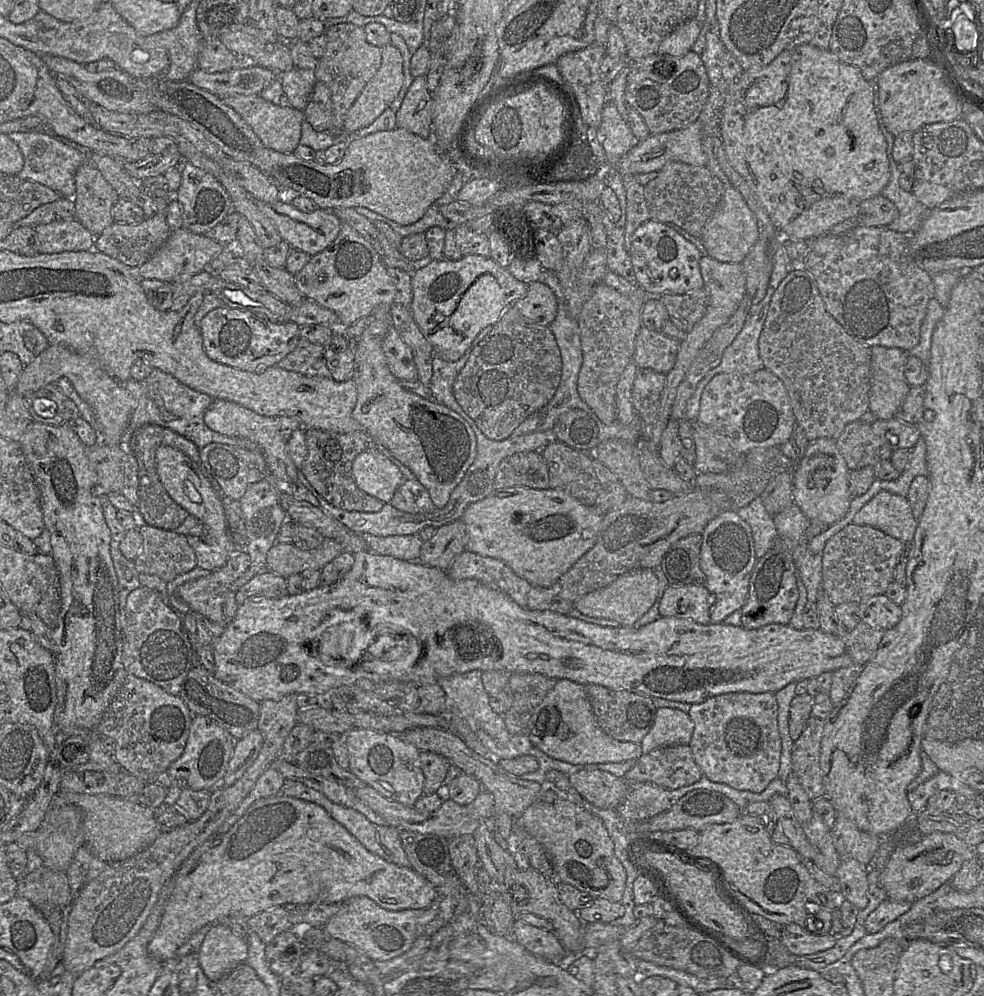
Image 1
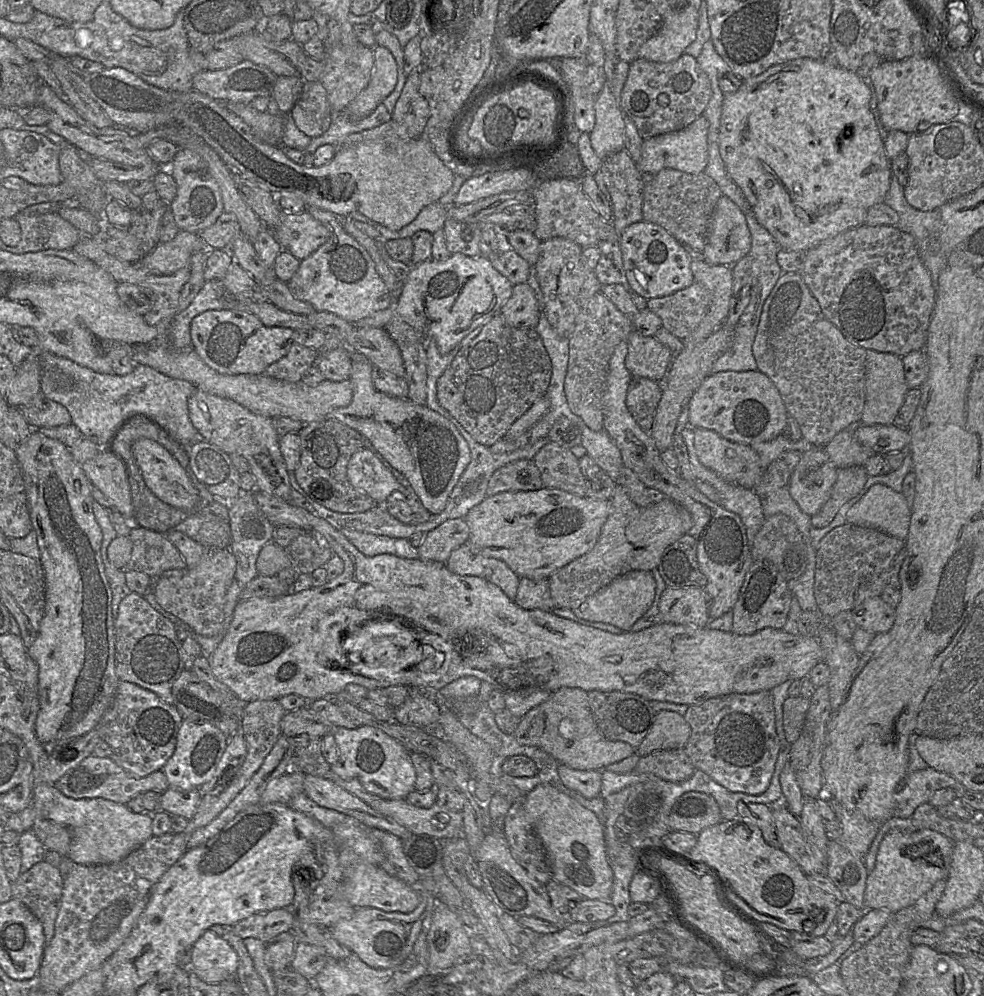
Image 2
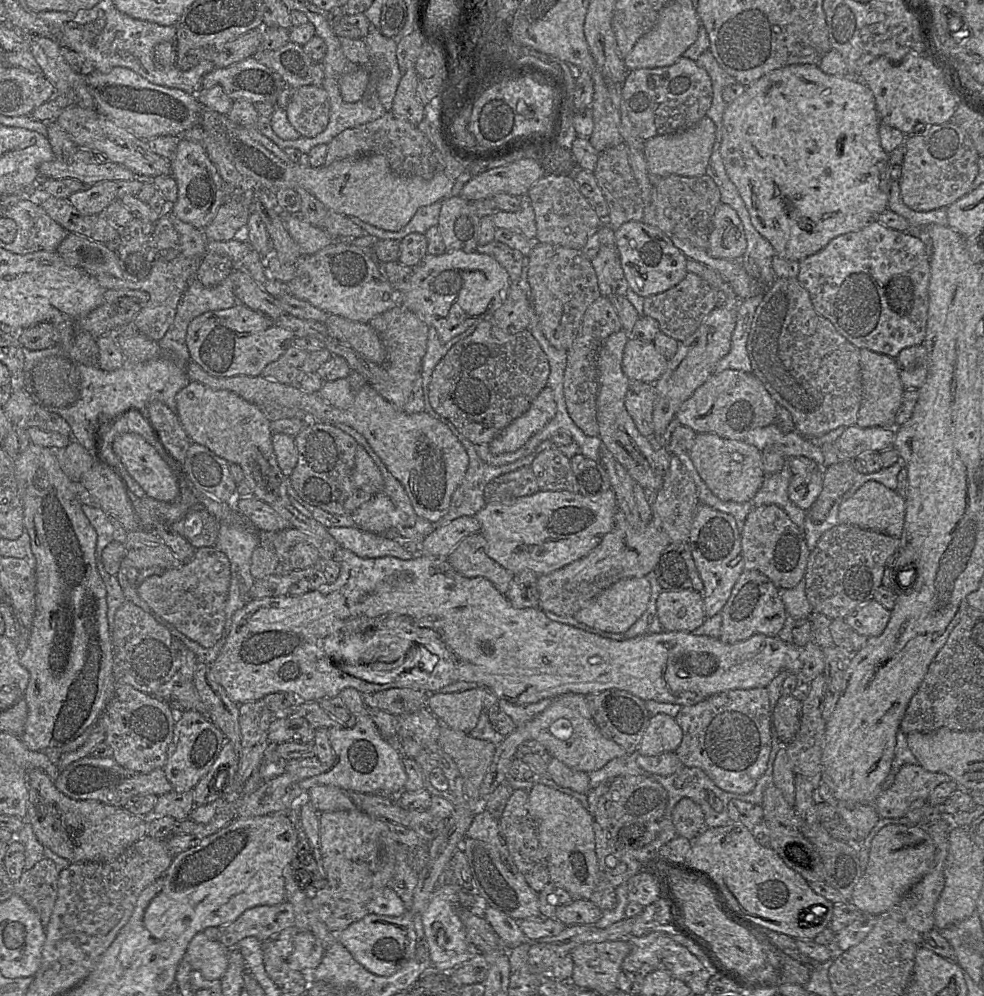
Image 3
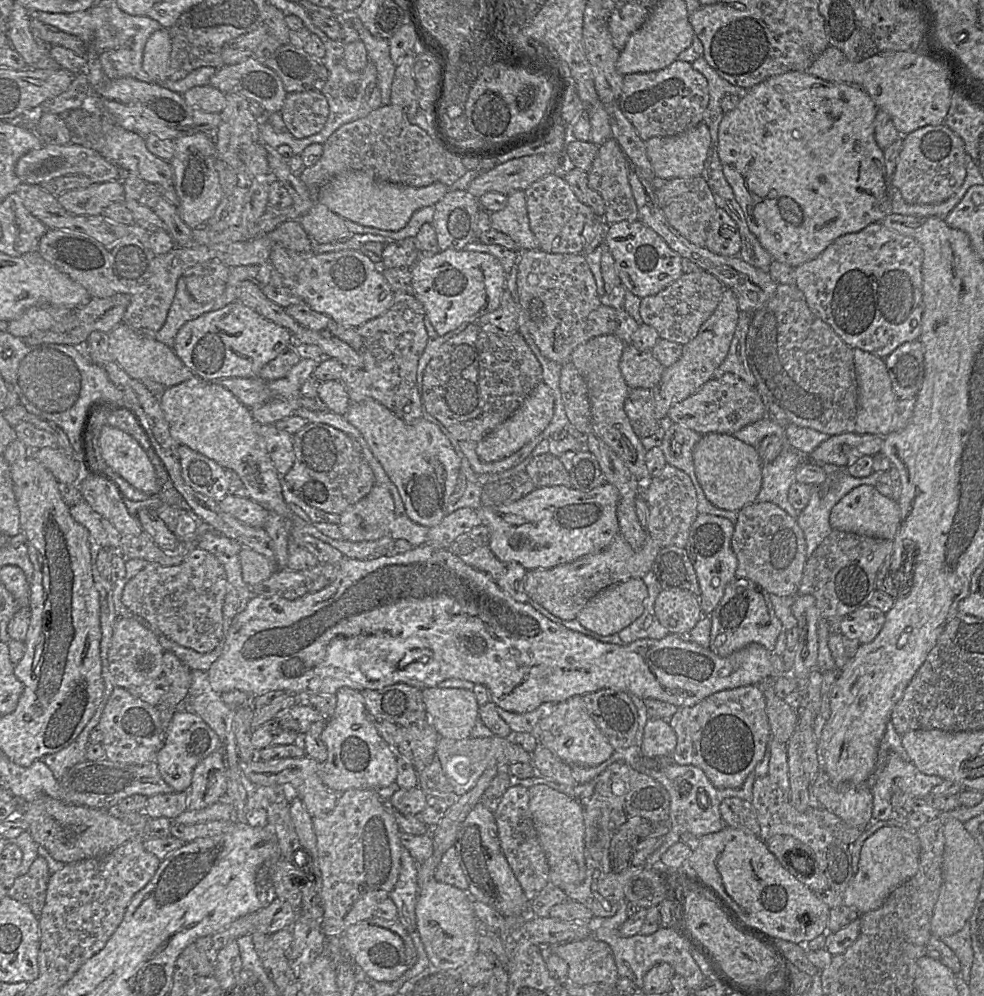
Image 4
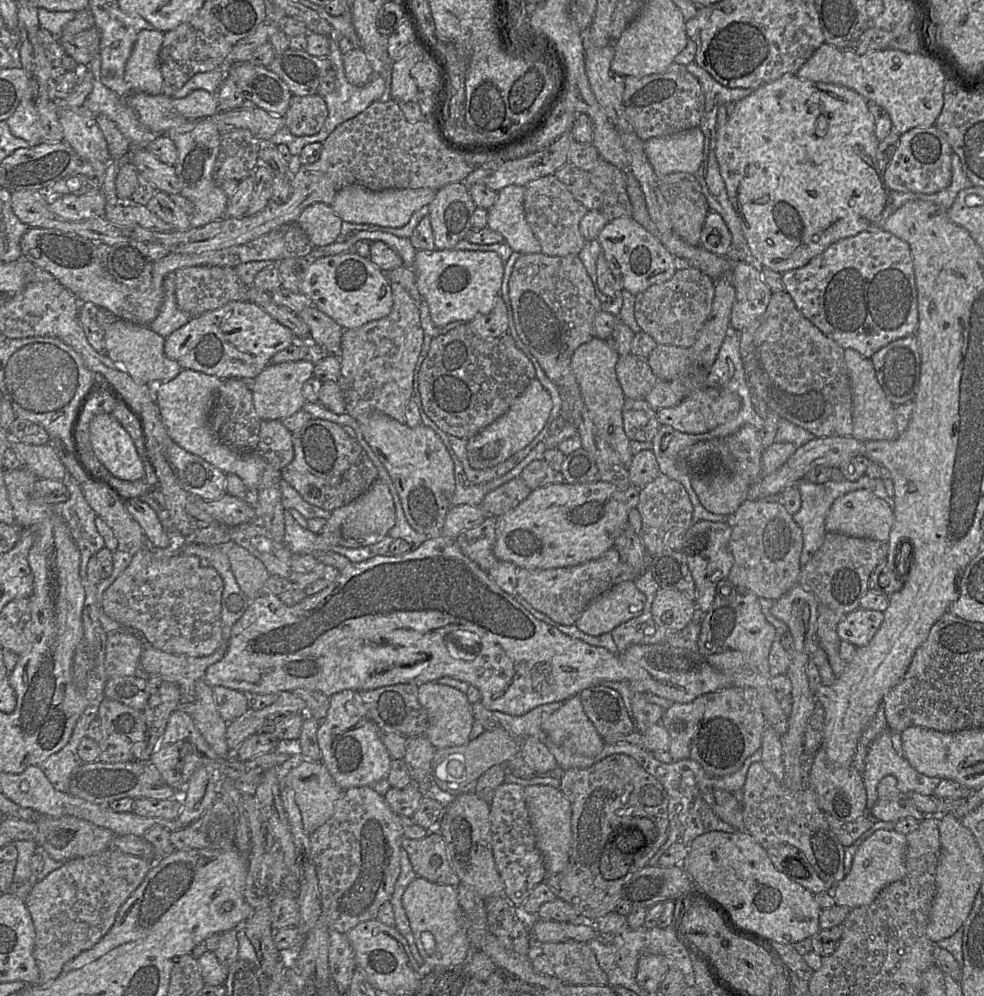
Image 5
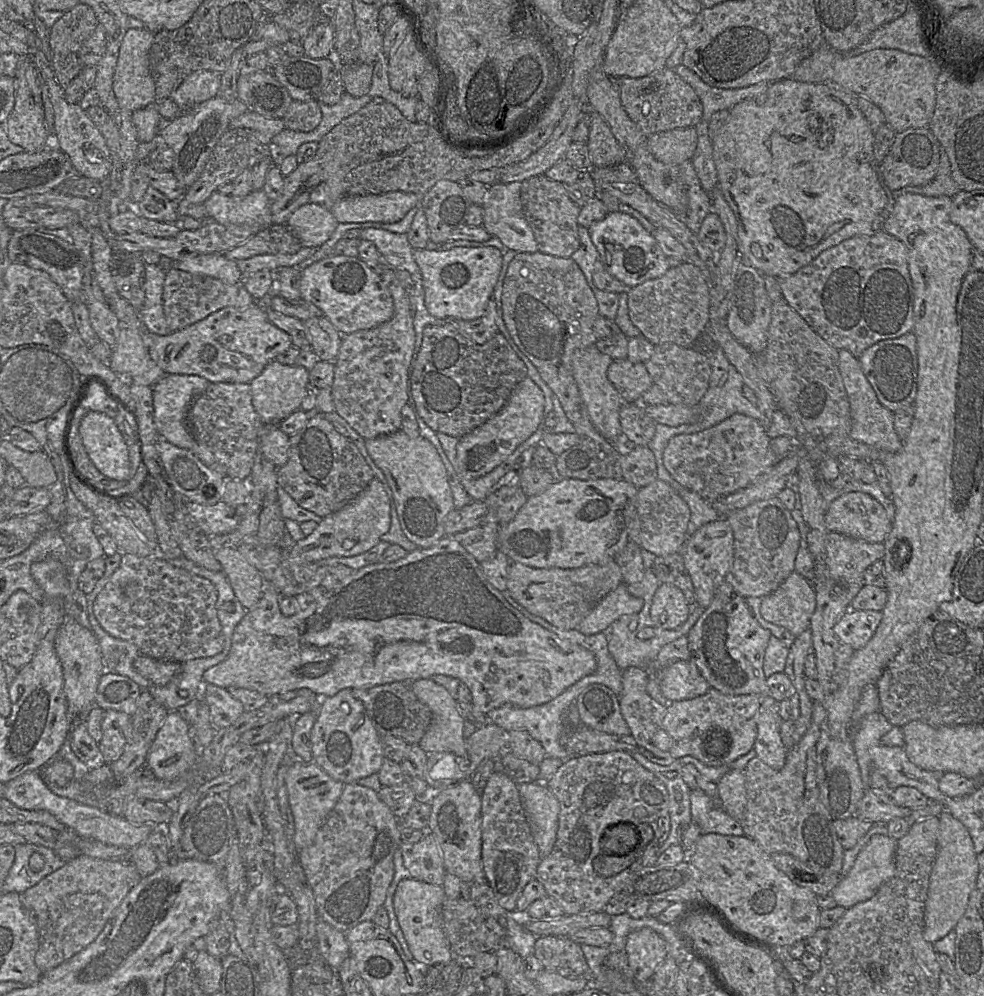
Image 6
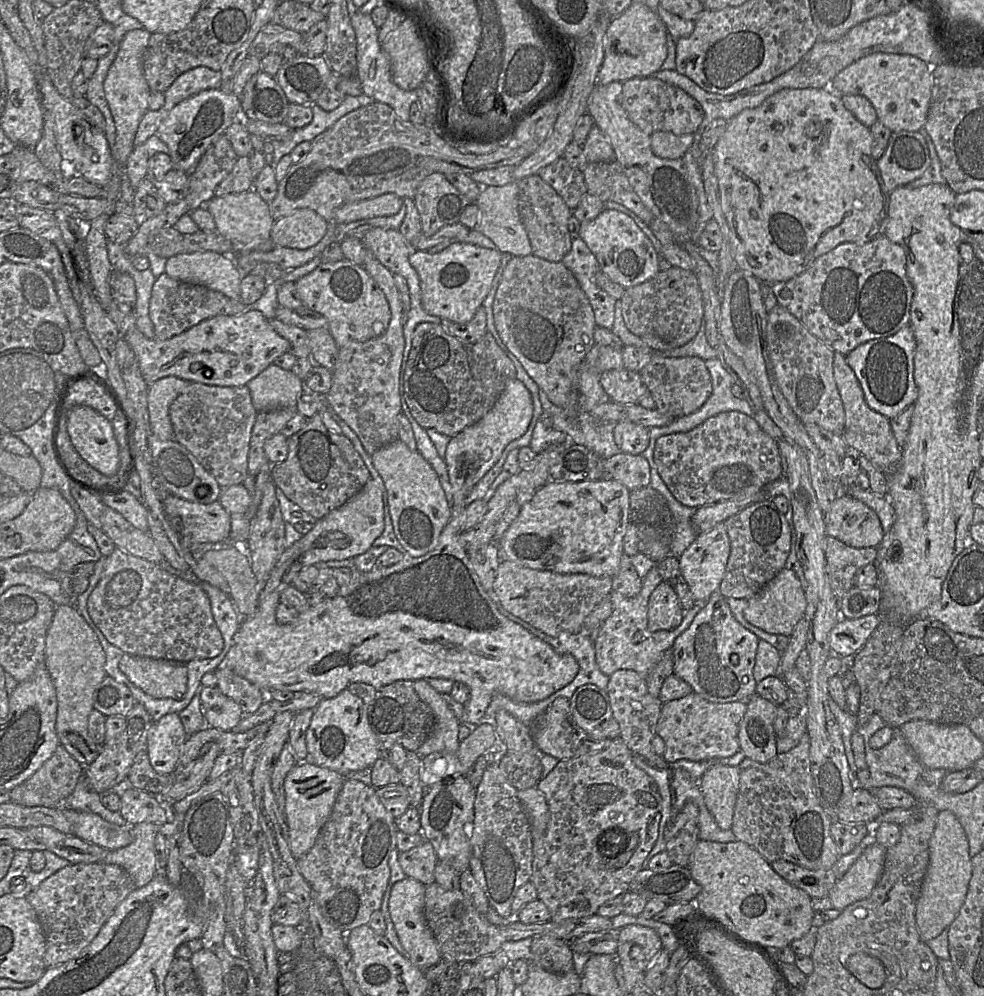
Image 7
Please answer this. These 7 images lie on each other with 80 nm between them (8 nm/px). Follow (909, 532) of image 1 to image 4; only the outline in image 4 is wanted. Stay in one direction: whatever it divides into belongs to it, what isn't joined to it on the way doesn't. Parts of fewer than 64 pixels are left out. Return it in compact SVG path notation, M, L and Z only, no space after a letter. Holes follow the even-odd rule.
M861 485L845 494L831 509L829 523L834 530L893 540L900 521L900 508L892 498L883 496L872 485Z

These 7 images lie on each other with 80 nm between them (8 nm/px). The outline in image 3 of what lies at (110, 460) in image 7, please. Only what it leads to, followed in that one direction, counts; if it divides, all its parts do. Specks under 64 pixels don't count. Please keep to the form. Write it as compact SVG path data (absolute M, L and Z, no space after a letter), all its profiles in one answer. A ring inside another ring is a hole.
M134 433L119 435L114 439L112 449L146 495L166 502L171 502L180 495L180 475L140 435Z

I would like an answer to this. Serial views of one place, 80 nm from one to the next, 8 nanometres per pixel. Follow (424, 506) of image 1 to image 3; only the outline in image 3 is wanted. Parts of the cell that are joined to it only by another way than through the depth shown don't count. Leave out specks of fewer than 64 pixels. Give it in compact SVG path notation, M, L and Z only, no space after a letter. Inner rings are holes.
M343 423L331 424L352 436L366 450L379 468L384 480L382 491L394 504L391 529L395 529L402 538L422 541L435 529L435 524L415 513L403 485L387 470L380 457L361 433Z

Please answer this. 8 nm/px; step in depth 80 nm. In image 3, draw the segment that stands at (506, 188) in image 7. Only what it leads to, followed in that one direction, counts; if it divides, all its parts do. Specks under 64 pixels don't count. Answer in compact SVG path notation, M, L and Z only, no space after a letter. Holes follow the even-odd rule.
M528 195L520 196L521 206L515 212L499 211L491 215L496 228L504 228L522 234L528 239L536 240L535 212Z

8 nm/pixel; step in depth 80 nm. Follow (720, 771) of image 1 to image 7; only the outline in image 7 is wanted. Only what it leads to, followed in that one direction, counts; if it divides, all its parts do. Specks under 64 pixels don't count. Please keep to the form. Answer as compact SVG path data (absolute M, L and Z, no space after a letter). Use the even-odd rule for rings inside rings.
M694 692L663 703L656 727L656 734L665 742L662 757L673 764L680 759L719 760L734 755L740 751L738 730L746 709L746 700L714 703Z

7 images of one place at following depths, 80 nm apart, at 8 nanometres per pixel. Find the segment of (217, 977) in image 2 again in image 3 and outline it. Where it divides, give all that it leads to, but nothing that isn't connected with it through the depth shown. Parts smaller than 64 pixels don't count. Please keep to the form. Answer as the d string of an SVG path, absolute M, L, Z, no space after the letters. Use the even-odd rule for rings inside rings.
M199 932L188 944L184 959L207 980L220 980L228 967L230 949Z

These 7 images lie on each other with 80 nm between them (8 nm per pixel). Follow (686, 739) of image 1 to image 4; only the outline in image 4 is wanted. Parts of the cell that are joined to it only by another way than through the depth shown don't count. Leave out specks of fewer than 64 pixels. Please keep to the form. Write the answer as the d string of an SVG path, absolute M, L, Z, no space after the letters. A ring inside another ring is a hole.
M649 718L643 728L641 755L644 757L671 756L677 736L667 720Z

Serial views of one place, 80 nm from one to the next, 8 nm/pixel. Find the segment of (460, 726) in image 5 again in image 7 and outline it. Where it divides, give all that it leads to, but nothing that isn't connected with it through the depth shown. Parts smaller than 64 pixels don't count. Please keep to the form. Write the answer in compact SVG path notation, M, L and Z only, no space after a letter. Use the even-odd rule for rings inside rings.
M426 679L416 680L415 690L435 715L434 729L416 753L421 757L434 752L455 753L460 745L458 738L460 721L449 708L442 694L433 688Z

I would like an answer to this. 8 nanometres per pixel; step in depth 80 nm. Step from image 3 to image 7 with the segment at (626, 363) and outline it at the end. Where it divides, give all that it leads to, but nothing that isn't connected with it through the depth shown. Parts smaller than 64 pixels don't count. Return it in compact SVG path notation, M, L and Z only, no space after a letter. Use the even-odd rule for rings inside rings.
M624 367L602 372L600 383L610 401L619 404L637 403L638 399L648 392L640 372Z

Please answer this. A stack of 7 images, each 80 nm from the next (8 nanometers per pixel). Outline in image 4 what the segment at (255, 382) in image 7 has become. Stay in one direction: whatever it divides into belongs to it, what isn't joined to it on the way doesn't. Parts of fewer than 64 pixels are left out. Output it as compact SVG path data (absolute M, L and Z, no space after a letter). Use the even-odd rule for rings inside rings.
M301 358L283 378L268 381L272 398L256 409L251 409L253 417L261 424L275 422L291 416L299 407L302 384L313 374L318 361Z

